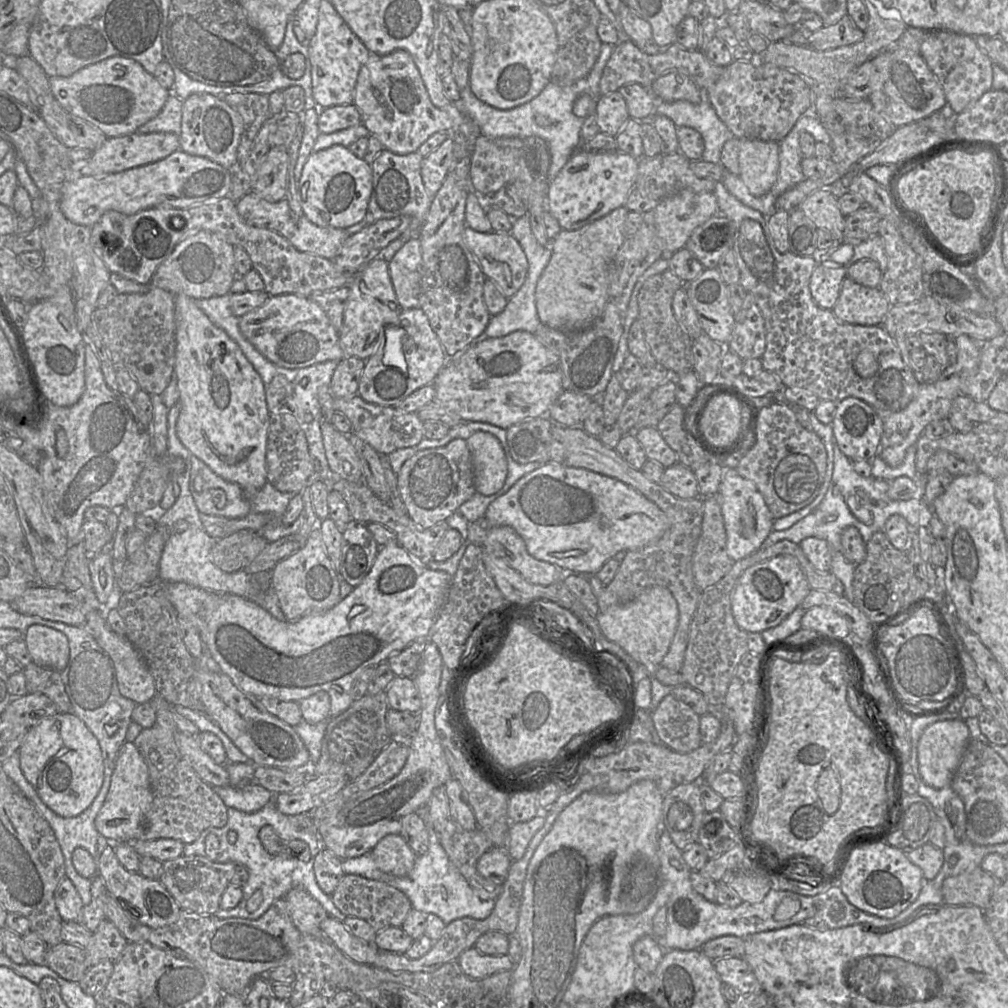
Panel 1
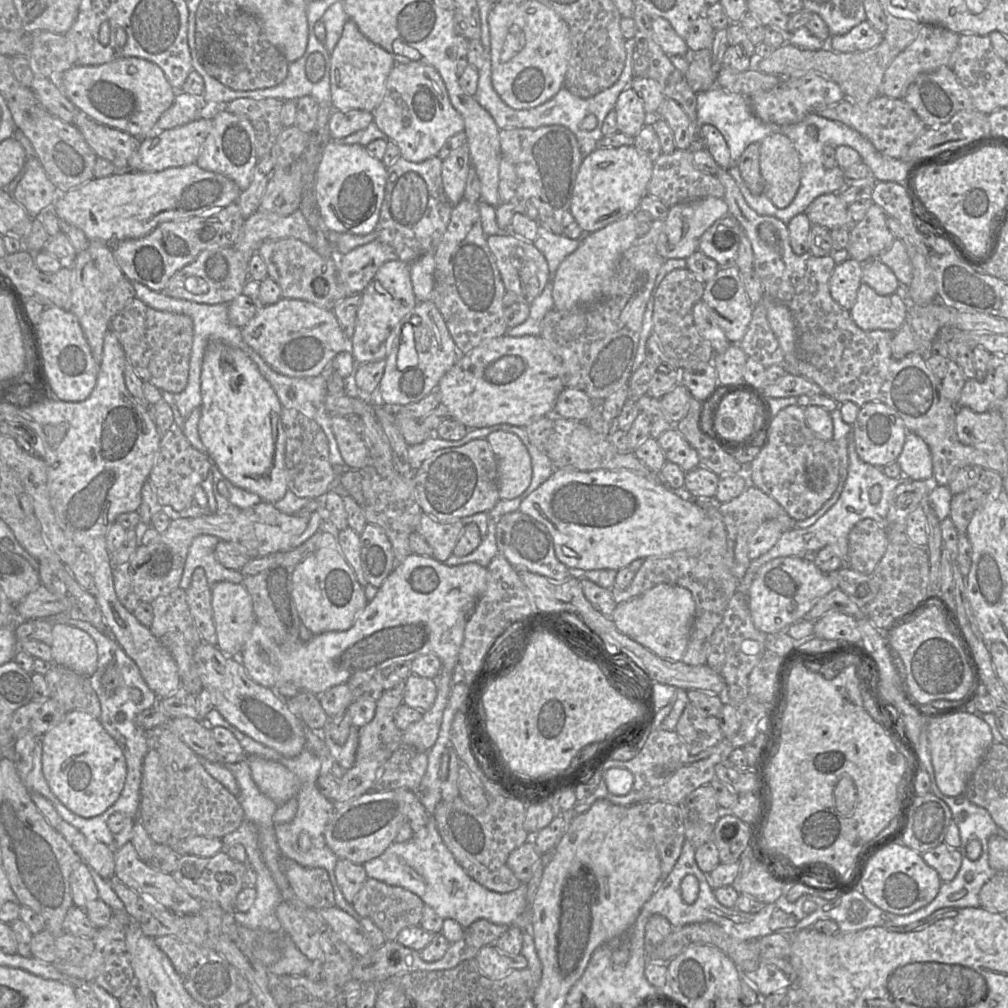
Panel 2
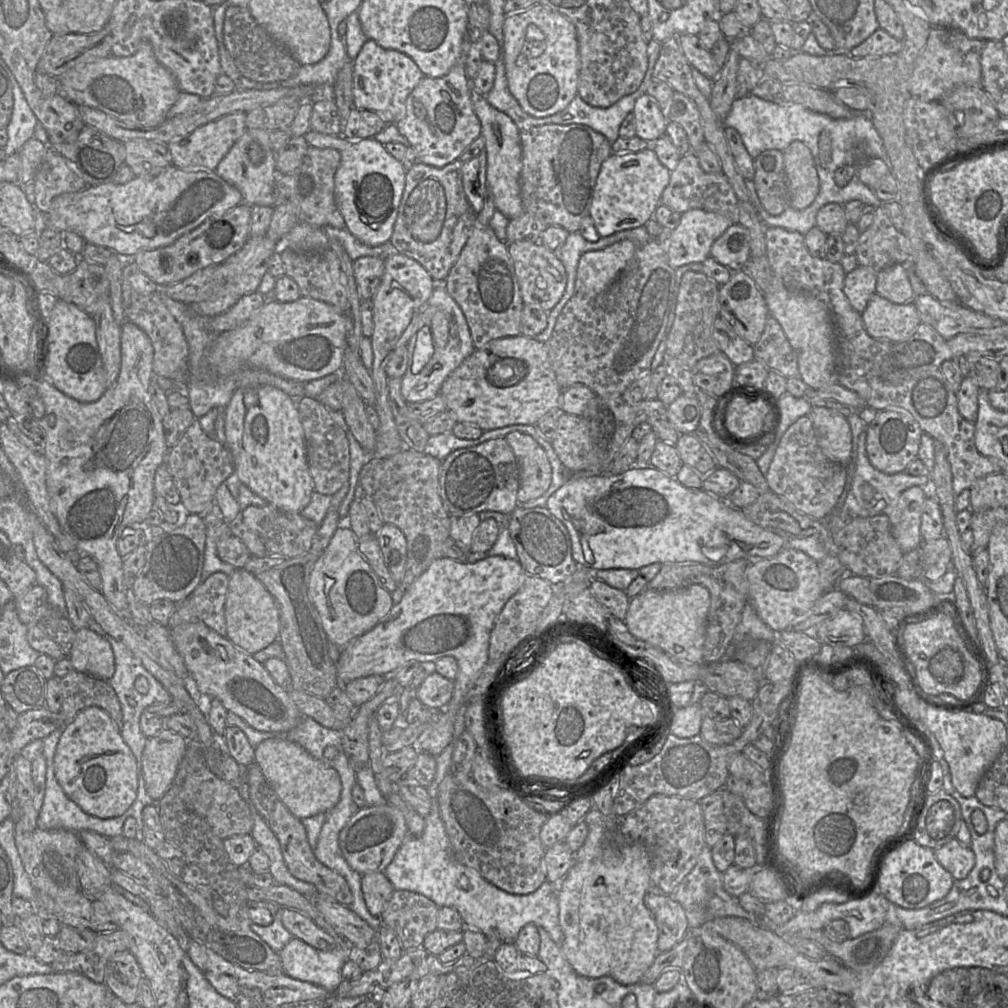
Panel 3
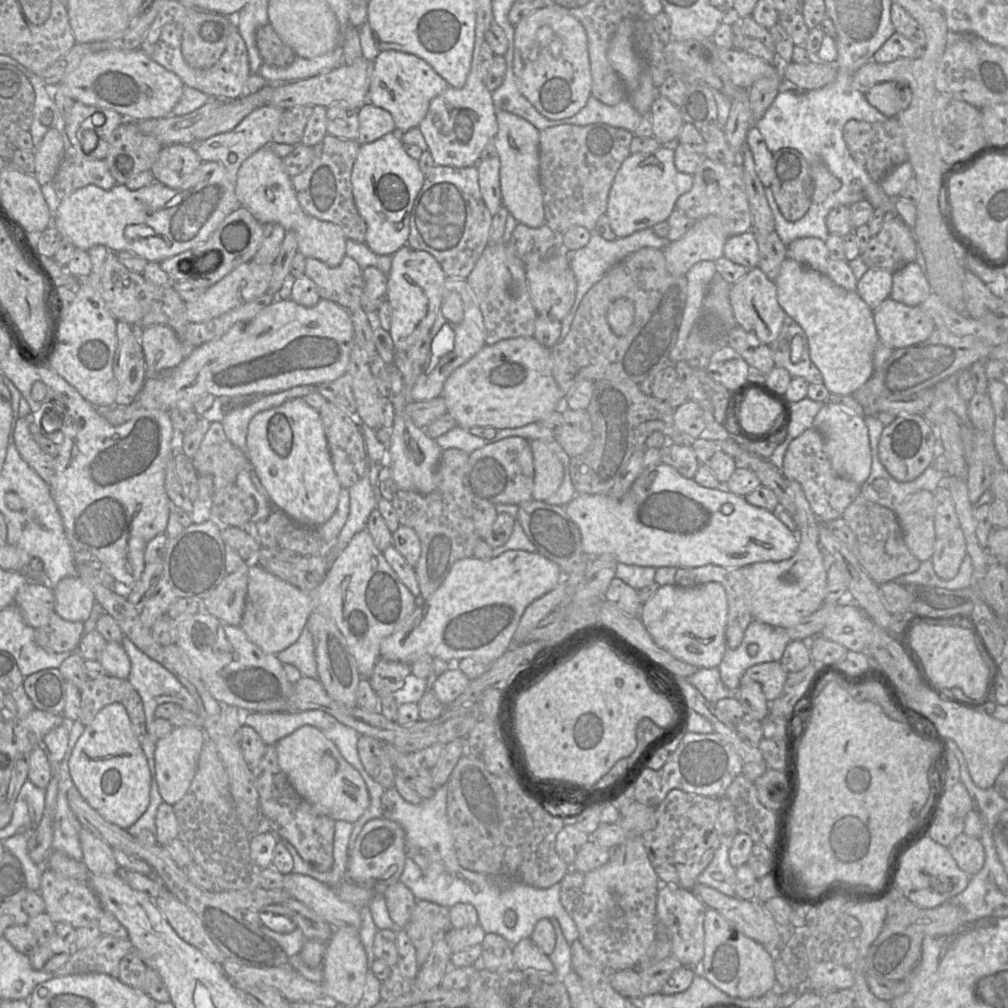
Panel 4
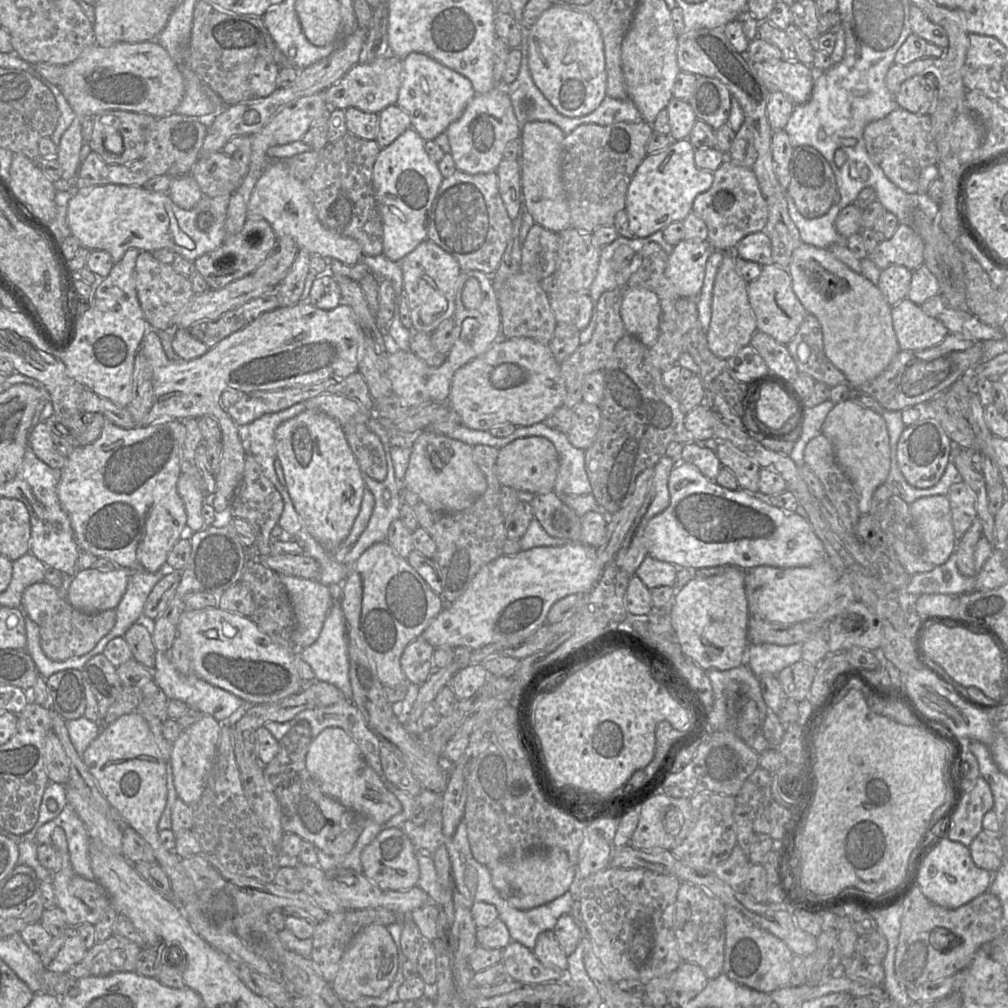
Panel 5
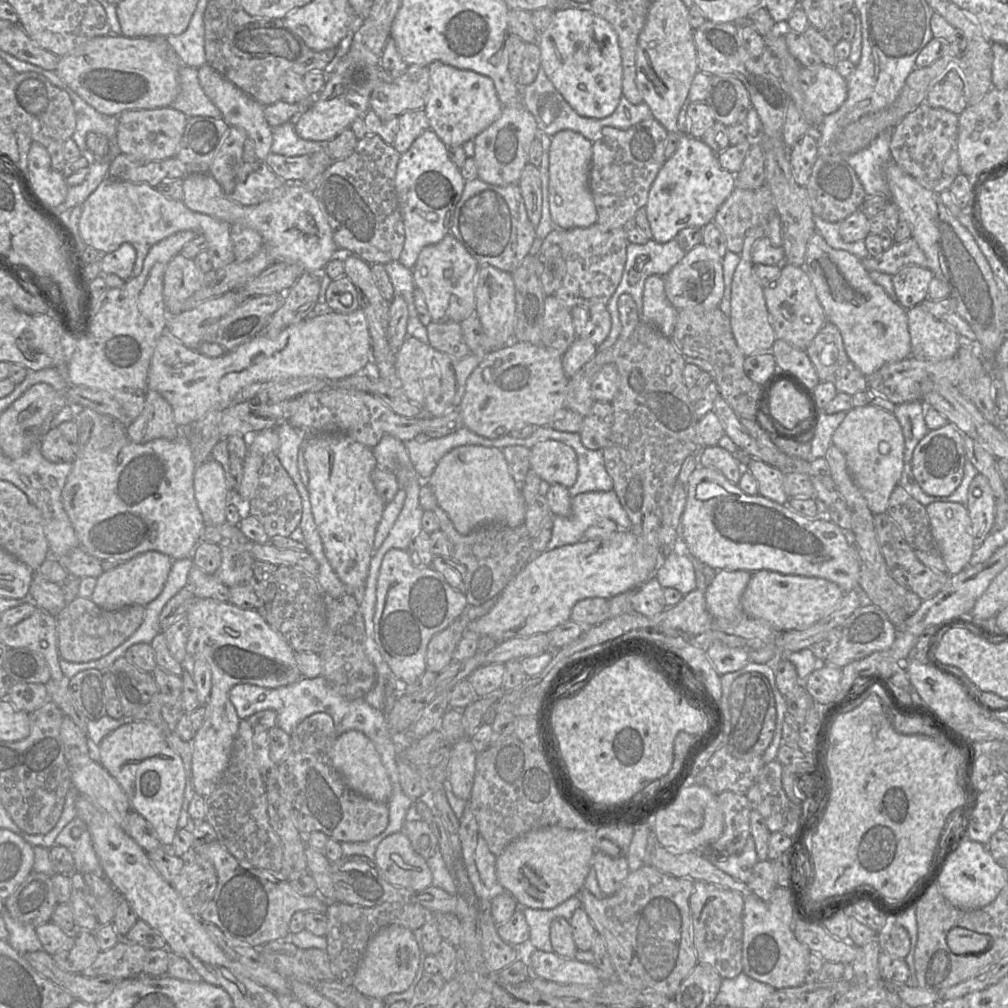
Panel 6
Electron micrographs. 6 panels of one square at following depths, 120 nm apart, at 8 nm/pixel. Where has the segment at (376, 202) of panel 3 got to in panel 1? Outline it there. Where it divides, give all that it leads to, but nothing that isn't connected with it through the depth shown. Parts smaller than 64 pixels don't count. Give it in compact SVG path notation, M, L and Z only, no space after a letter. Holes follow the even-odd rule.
M332 146L313 152L298 182L302 214L318 226L346 229L364 219L371 186L370 163L355 156L347 146Z

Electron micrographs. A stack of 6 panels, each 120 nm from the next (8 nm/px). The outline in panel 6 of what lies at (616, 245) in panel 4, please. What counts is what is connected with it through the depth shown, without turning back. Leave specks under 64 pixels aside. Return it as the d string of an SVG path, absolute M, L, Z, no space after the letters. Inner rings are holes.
M649 240L643 244L630 243L627 247L627 261L622 281L614 295L628 294L634 301L637 322L626 334L626 341L636 327L642 323L640 310L645 280L651 276L665 276L685 256L675 240L657 242Z

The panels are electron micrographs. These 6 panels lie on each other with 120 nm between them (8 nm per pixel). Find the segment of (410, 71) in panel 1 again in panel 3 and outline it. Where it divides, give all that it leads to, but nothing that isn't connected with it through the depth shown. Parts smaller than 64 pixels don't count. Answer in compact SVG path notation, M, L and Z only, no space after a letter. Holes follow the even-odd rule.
M458 62L445 76L439 78L425 76L412 90L406 100L405 116L395 125L406 137L409 146L415 150L419 163L442 167L454 162L481 135L481 123L473 109L472 94L471 79L466 75L461 62Z

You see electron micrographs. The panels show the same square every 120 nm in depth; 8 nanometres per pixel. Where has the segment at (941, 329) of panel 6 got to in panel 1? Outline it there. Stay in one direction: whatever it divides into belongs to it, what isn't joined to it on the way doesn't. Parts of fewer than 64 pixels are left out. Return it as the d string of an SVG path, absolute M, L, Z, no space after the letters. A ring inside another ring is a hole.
M845 278L838 300L831 309L841 322L880 326L891 305L878 288L869 288Z

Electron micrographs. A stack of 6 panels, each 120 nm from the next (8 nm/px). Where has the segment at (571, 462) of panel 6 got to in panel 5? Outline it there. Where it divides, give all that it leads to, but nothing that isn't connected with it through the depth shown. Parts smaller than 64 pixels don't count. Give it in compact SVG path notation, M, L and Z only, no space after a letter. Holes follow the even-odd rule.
M540 436L518 438L499 448L495 464L495 472L502 485L533 494L553 491L558 470L559 454L554 444Z

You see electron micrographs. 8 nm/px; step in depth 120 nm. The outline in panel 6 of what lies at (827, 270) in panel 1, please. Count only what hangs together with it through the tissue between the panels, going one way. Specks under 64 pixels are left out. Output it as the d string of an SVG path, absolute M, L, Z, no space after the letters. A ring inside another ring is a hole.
M909 265L892 276L895 299L903 308L921 305L928 297L933 272L926 267Z

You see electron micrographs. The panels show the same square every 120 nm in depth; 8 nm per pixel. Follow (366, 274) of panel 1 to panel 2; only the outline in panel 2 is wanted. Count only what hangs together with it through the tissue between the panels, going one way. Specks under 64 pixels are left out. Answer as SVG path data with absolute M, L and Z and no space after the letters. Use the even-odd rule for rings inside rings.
M399 259L385 262L362 291L361 296L355 330L349 339L350 351L358 364L384 359L392 347L394 328L419 303L413 292L410 264Z

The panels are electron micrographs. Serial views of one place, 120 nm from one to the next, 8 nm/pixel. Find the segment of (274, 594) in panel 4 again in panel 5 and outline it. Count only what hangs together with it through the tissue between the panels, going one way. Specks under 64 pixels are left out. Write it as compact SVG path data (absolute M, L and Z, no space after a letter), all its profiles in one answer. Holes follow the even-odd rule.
M279 575L295 616L292 648L305 648L320 635L332 606L340 605L341 587L327 587L317 580Z

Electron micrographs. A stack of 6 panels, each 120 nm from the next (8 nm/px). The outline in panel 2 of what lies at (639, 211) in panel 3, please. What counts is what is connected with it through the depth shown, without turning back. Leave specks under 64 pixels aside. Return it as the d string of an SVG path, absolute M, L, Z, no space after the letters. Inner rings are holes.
M633 146L597 148L583 158L581 163L570 214L584 233L600 230L610 223L634 214L641 199L648 194L647 185L653 171L653 161Z

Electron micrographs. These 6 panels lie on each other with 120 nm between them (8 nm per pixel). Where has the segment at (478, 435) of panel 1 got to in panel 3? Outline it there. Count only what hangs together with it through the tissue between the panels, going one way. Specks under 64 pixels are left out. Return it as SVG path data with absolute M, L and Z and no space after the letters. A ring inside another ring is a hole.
M514 431L505 440L515 454L520 468L519 503L542 496L552 480L552 469L544 448L530 435Z

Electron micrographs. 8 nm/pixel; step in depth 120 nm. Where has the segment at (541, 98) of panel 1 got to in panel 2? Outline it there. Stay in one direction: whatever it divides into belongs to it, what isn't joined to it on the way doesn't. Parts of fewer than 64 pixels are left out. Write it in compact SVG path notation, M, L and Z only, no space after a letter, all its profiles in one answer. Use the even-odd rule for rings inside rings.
M632 17L622 18L620 22L622 34L626 41L626 63L624 70L618 81L610 88L590 97L580 98L573 95L567 88L563 87L559 92L547 102L529 109L514 109L508 106L494 90L491 80L491 56L490 52L483 54L483 62L480 66L478 86L473 97L475 100L492 116L496 125L500 130L510 129L537 129L543 126L561 125L570 129L576 136L580 149L584 157L599 148L597 142L604 136L601 131L601 124L606 116L614 110L619 94L631 88L632 82L635 79L632 67L632 54L634 56L637 48L637 42L628 41L635 37L638 28L635 20ZM594 115L597 120L597 125L592 130L585 130L581 128L583 120L589 116Z

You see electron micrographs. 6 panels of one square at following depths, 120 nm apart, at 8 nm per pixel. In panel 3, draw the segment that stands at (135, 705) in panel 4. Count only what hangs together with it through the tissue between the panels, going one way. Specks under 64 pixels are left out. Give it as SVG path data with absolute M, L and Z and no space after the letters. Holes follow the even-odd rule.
M72 671L59 679L59 687L62 695L60 712L65 724L72 722L86 708L99 707L121 725L121 704L108 681Z

